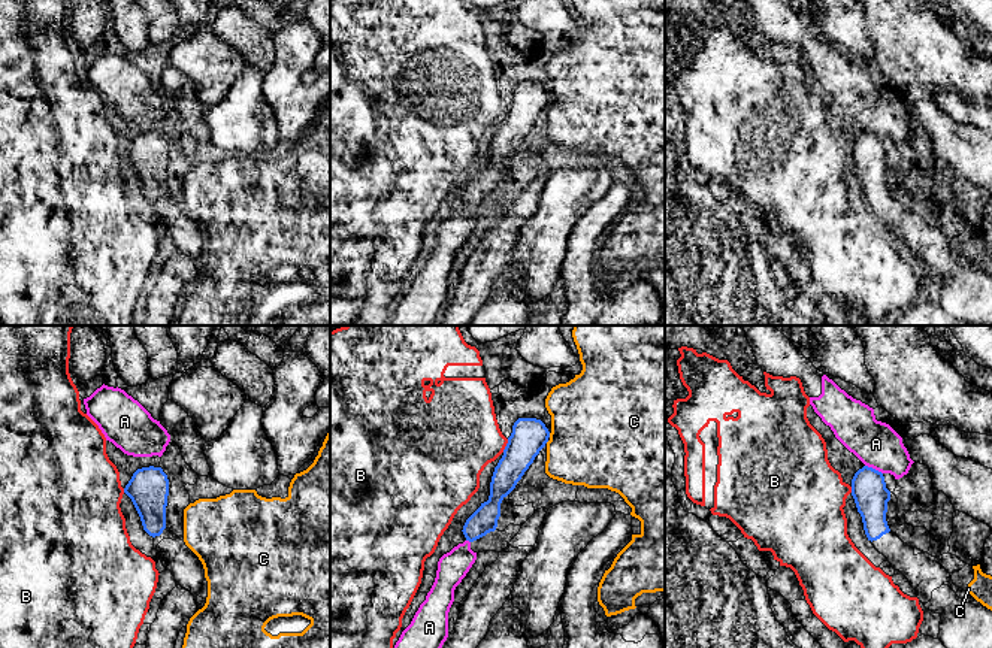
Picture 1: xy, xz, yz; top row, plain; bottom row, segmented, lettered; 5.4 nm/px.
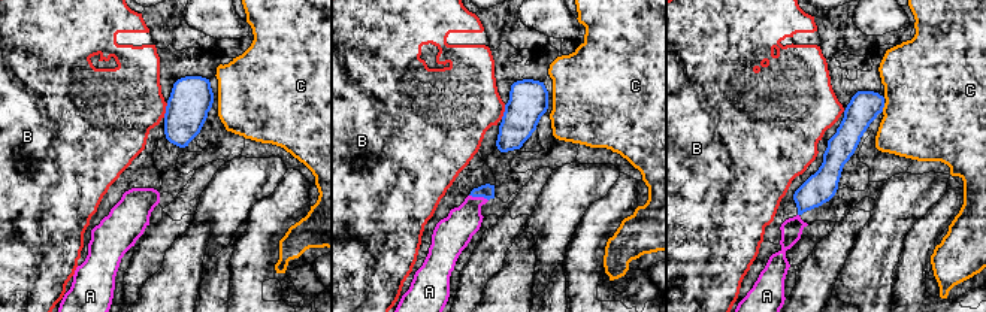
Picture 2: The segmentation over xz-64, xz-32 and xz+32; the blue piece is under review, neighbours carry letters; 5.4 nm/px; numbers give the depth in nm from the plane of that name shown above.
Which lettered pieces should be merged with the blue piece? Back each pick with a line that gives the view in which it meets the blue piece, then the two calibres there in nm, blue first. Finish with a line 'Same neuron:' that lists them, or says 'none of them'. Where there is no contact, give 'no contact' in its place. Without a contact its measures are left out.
Same neuron: none of them

